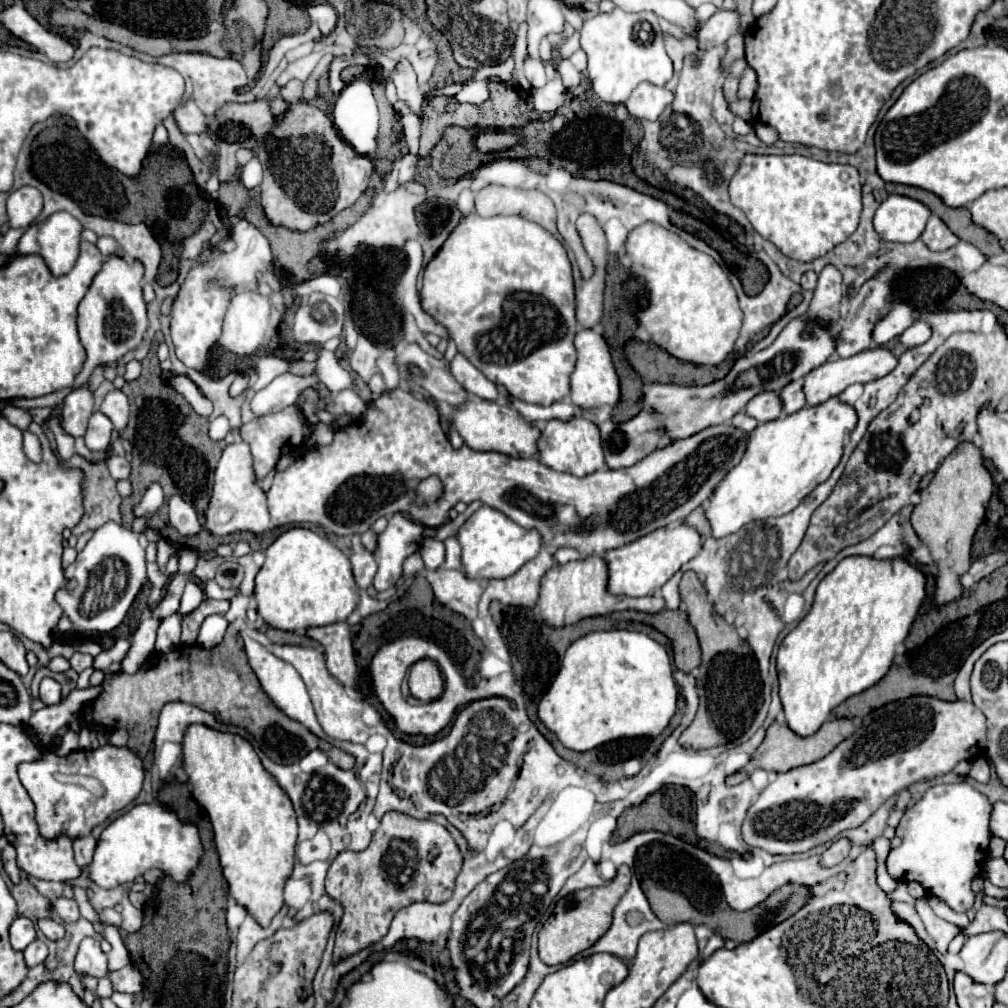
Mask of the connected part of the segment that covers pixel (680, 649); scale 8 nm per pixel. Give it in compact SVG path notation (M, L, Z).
M663 610L659 614L645 614L645 612L617 612L617 620L627 622L643 622L659 632L663 632L673 644L673 662L679 670L691 672L701 664L701 648L697 642L697 634L687 620L687 614L681 610Z

